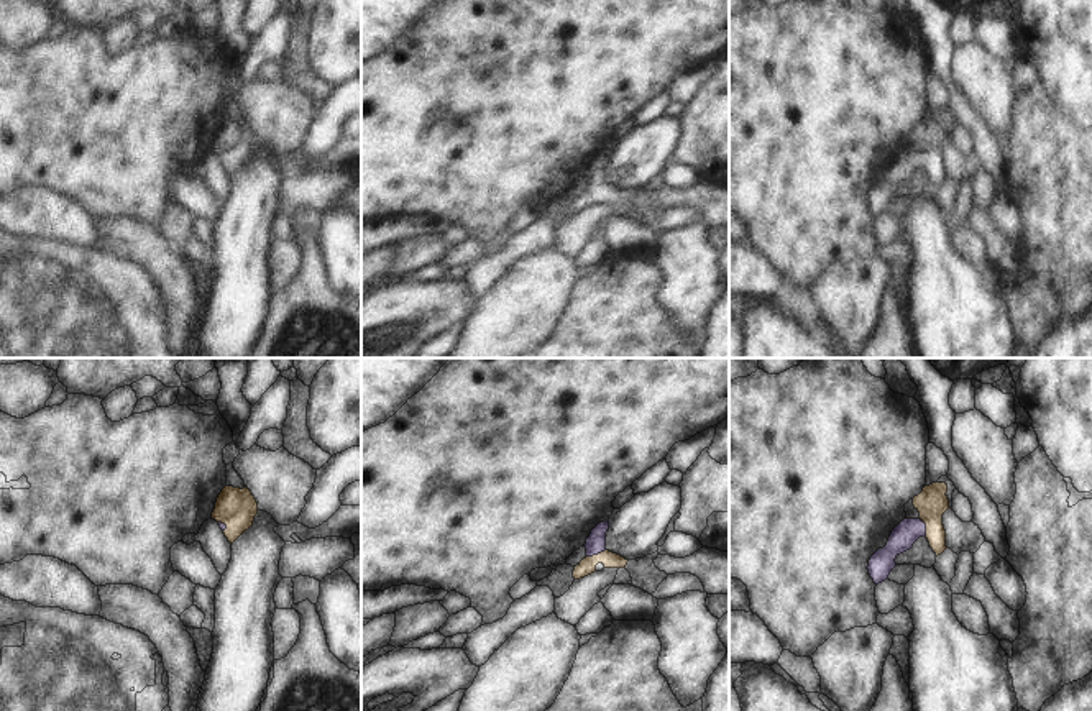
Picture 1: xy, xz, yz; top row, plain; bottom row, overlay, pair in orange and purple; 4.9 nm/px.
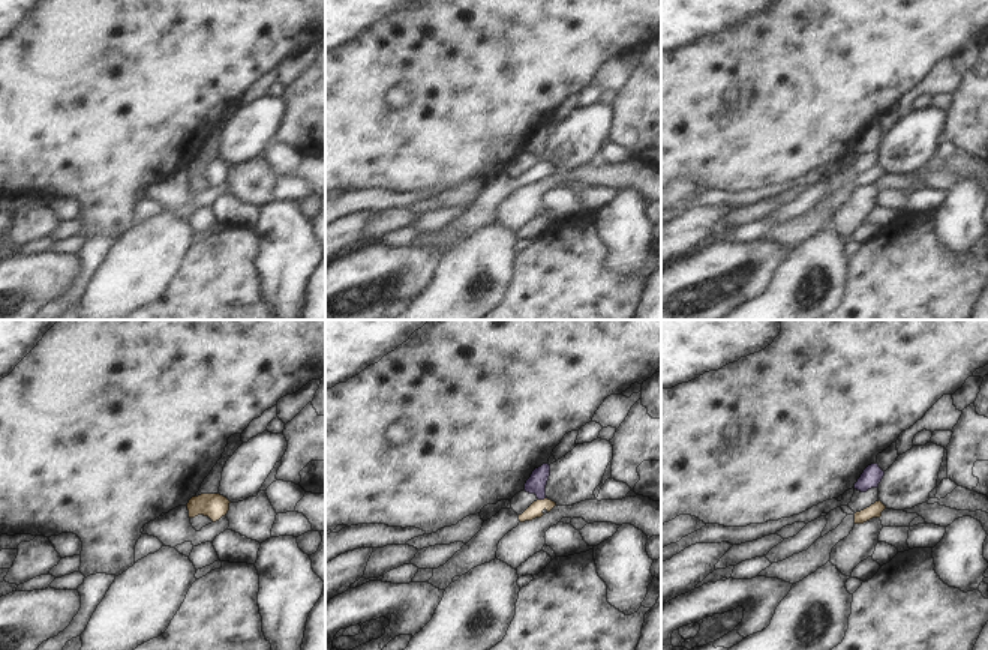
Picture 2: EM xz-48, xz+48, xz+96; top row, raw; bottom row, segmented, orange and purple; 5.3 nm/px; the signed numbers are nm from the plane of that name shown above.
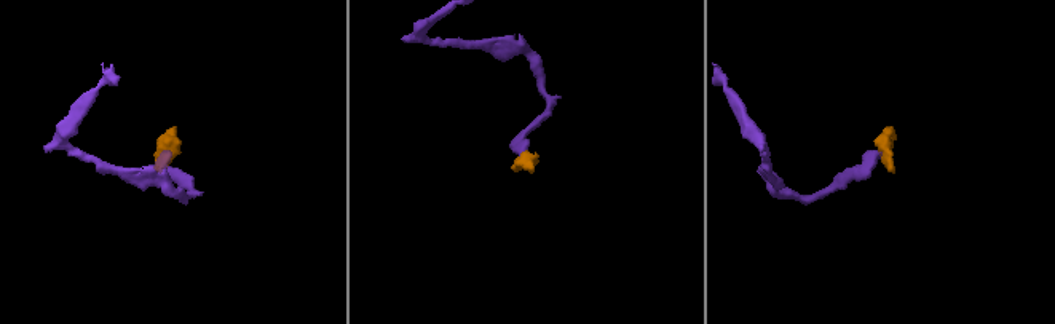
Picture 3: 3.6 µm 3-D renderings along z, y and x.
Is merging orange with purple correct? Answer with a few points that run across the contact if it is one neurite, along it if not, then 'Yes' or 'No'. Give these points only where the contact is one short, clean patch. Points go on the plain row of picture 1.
Line: xz (608, 191), (595, 188), (595, 176). Yes

